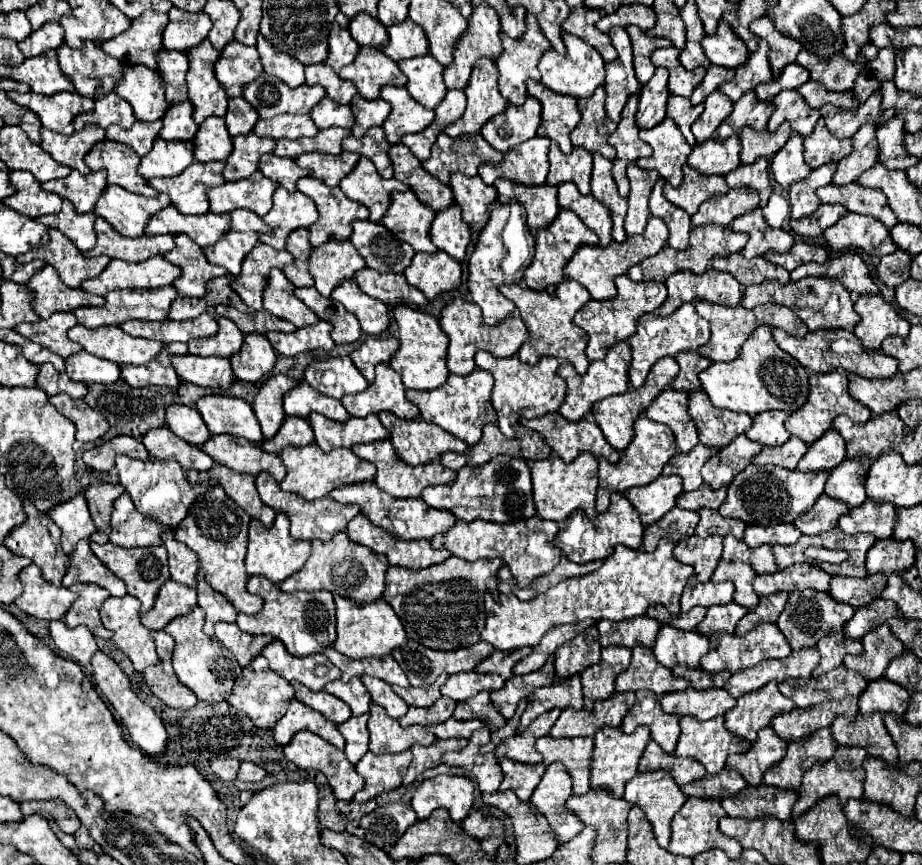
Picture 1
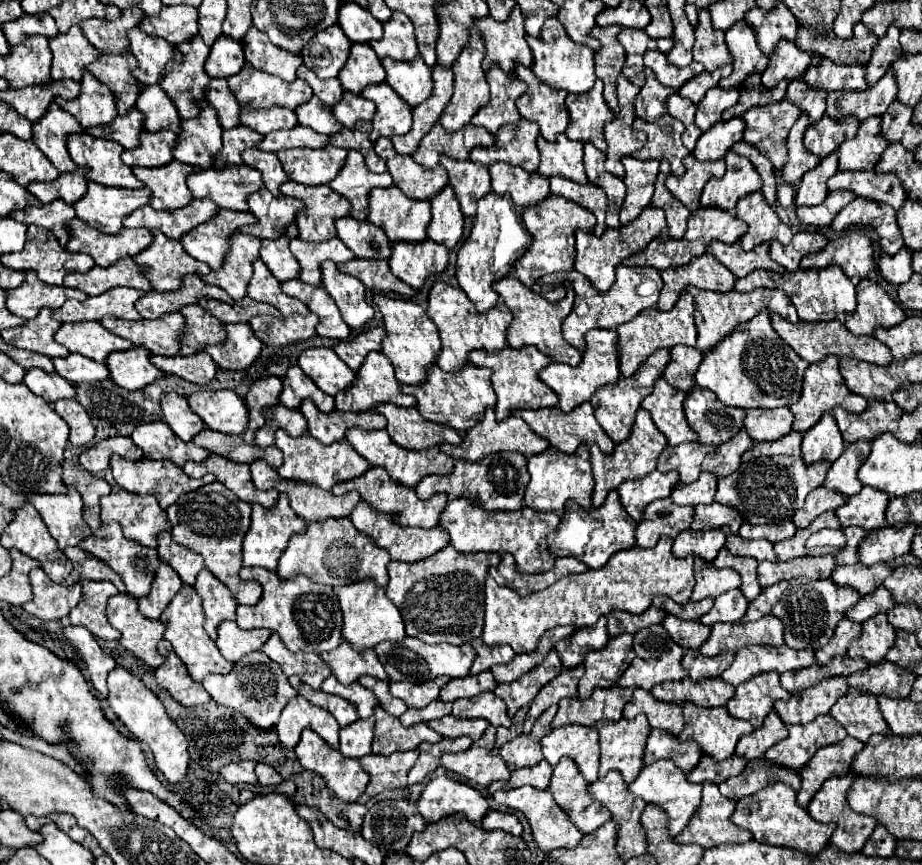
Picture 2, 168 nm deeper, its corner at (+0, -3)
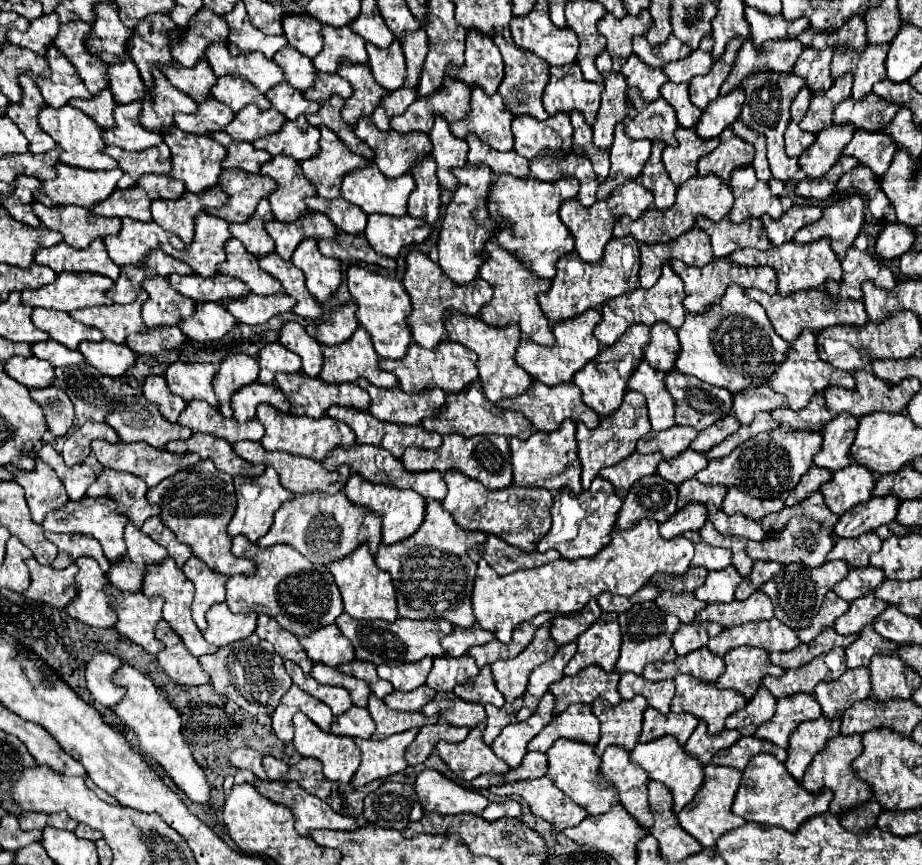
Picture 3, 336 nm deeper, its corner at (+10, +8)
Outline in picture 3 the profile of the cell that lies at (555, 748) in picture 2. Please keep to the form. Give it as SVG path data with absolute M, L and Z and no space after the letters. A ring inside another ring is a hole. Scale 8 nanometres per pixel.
M573 704L565 712L553 716L553 720L547 724L547 728L541 730L529 742L529 750L547 752L551 748L551 744L559 738L595 746L599 740L599 720L593 716L591 706Z

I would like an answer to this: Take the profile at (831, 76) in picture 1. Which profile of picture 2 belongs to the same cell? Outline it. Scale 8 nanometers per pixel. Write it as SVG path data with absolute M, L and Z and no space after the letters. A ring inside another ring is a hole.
M861 21L853 27L851 39L837 39L833 31L815 35L811 27L803 27L799 23L795 45L803 51L829 57L839 65L849 65L849 63L867 63L867 59L871 59L871 47L875 47L877 41L879 37L871 33Z

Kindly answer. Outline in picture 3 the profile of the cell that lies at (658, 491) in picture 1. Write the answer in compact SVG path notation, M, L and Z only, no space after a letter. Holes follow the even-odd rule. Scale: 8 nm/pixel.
M633 452L629 458L621 460L619 464L607 466L603 468L599 474L609 480L615 486L615 492L619 498L625 498L625 494L629 492L629 488L641 480L643 476L651 476L657 472L657 464L663 460L663 456L659 452L655 454L639 454Z

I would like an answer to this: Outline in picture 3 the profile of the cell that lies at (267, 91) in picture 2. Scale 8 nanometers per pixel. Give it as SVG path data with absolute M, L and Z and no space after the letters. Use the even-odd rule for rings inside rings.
M215 42L207 48L207 62L213 68L215 76L237 76L255 84L261 92L269 92L269 88L285 82L281 68L267 60L261 52L239 52L235 44Z

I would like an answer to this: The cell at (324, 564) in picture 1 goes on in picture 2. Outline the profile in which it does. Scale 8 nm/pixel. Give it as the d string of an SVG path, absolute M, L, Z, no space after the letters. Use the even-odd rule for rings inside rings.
M349 517L343 519L325 519L319 523L309 523L303 533L291 535L285 551L279 557L277 573L281 579L291 579L297 573L307 575L315 583L339 585L355 583L361 579L375 579L377 585L387 585L387 563L389 553L375 545L375 541L363 531L355 529Z

